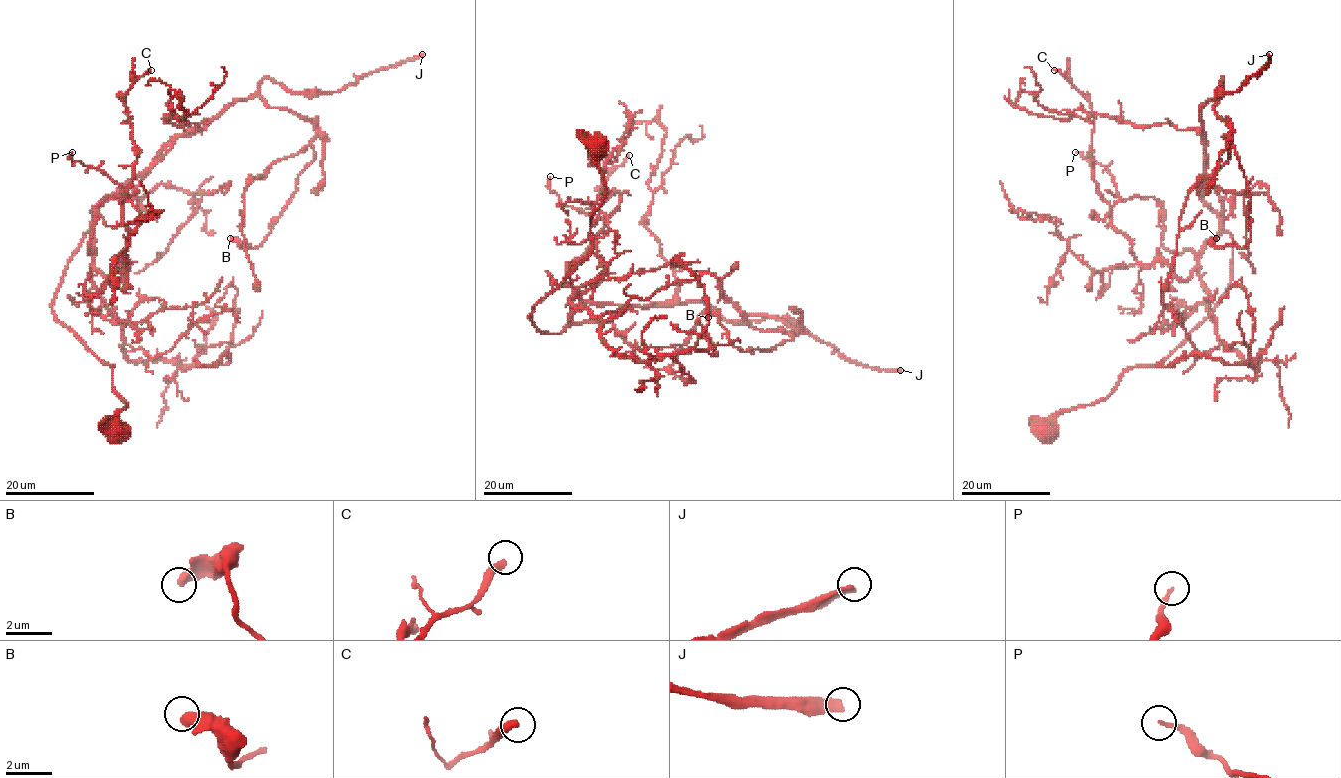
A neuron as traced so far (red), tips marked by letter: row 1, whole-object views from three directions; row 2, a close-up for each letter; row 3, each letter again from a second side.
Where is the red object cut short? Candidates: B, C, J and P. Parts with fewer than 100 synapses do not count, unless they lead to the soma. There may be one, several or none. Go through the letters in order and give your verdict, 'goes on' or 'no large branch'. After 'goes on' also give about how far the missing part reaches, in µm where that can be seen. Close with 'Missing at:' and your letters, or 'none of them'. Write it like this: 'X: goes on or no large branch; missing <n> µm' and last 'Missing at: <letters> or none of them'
B: no large branch
C: no large branch
J: goes on; missing 120 µm
P: no large branch
Missing at: J

